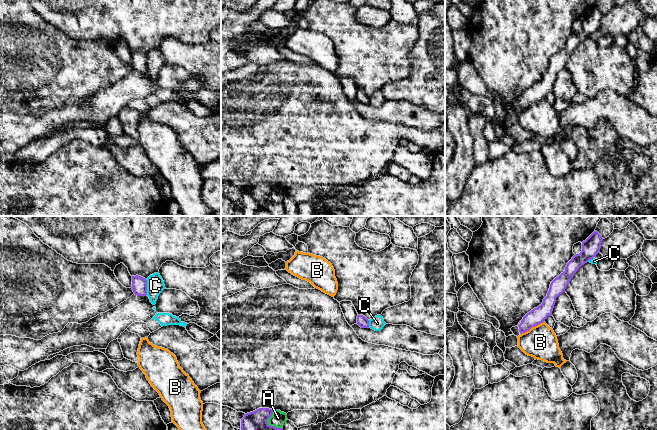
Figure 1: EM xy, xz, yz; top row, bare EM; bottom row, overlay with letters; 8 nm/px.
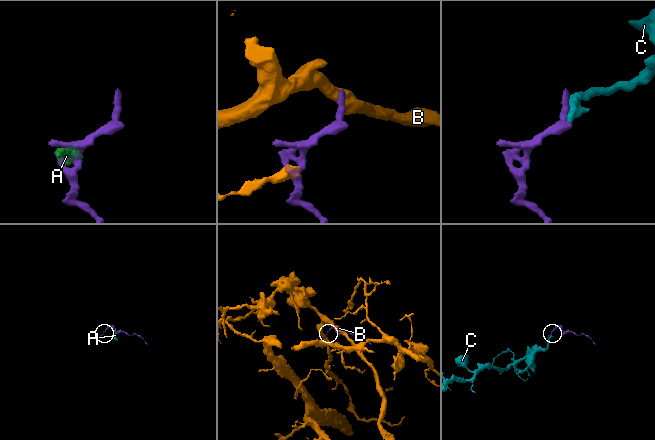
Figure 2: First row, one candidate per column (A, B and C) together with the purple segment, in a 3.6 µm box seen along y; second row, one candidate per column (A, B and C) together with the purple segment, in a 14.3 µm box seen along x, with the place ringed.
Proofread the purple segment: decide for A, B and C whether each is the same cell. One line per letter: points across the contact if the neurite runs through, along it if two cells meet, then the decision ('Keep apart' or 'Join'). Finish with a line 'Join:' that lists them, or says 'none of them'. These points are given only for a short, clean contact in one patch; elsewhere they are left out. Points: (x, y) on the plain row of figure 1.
A: Boundary: xz (273, 186), (267, 198), (270, 201), (281, 204). Keep apart
B: Boundary: yz (543, 97), (521, 110). Keep apart
C: Keep apart
Join: none of them

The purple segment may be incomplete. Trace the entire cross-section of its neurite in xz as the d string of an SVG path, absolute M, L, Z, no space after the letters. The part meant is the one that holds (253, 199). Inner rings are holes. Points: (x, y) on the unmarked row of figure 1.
M259 184L247 189L241 195L242 213L244 216L256 216L259 209L268 210L273 216L286 216L283 204L270 202L267 197L272 192L273 186Z

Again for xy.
M132 52L132 66L137 72L147 71L147 56L141 52Z

